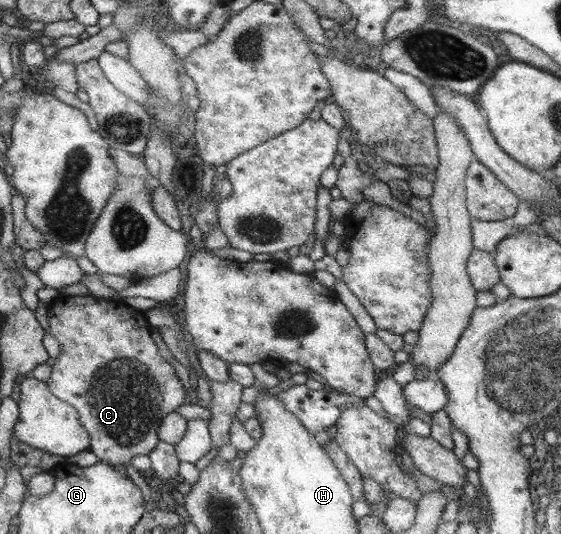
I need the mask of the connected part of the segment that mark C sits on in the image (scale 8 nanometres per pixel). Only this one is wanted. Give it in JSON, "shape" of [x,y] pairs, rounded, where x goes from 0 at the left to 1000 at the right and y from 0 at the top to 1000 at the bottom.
{"shape":[[[114,551],[87,567],[84,588],[87,629],[103,639],[109,657],[82,721],[100,742],[139,768],[146,796],[160,811],[159,843],[196,875],[209,869],[226,873],[234,858],[273,846],[285,826],[282,803],[291,783],[328,757],[332,727],[319,708],[319,687],[298,667],[283,667],[258,586],[230,577],[219,562]]]}

